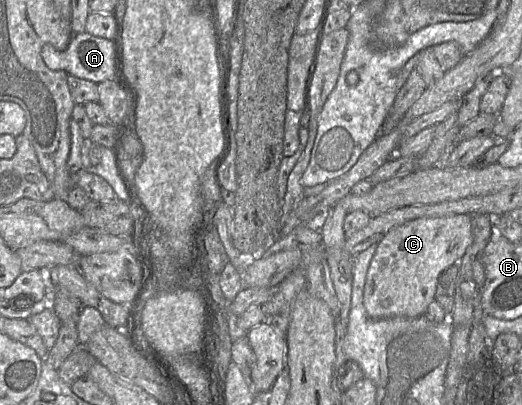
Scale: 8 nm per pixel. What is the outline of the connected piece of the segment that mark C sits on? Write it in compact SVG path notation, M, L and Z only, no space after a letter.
M468 214L419 218L392 228L377 243L376 252L369 265L363 293L367 315L372 319L416 318L424 315L429 304L435 300L439 275L451 265L458 264L472 241L472 216Z

